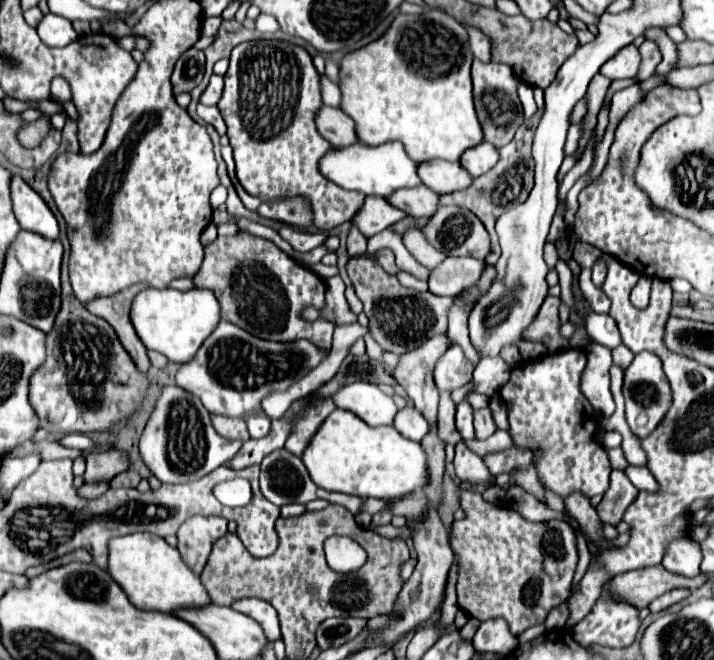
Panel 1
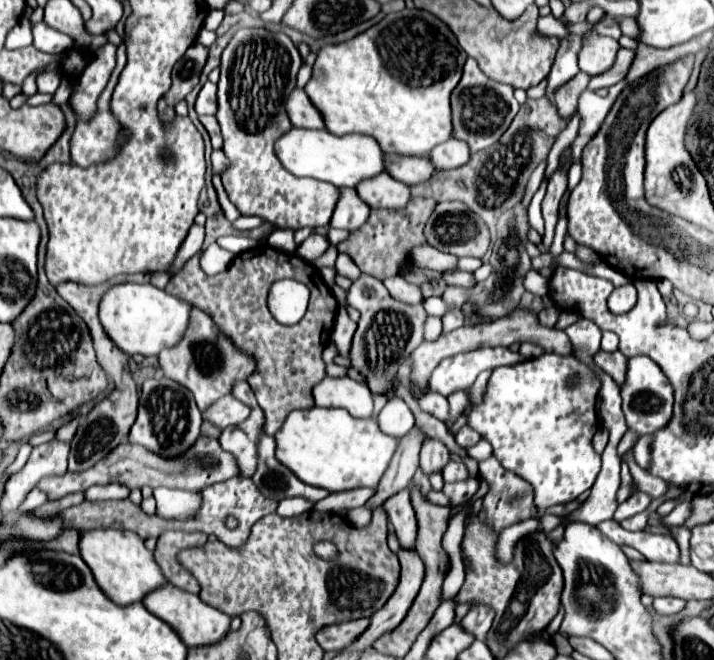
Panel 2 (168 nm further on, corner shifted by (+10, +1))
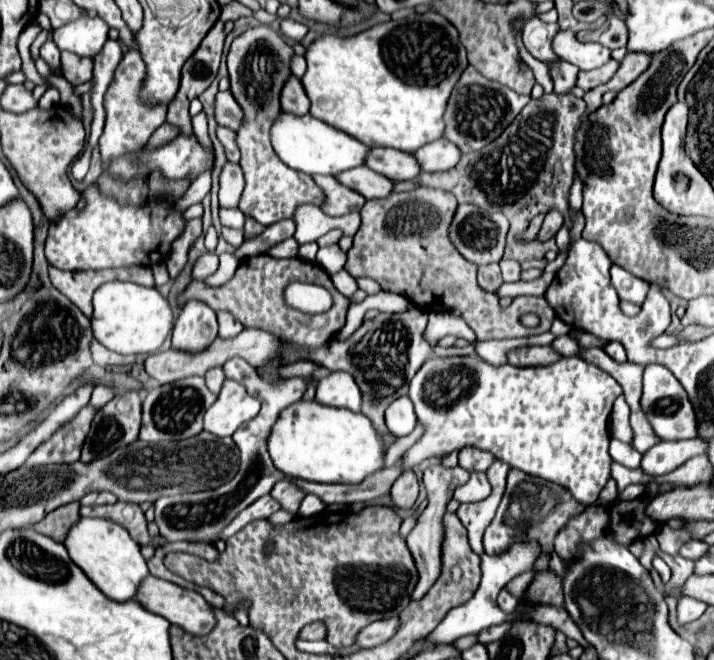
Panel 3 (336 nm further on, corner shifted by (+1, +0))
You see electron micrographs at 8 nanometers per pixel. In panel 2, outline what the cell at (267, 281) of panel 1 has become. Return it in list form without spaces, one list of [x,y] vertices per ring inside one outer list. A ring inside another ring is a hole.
[[[266,245],[264,249],[250,249],[246,255],[238,255],[238,265],[230,265],[224,273],[214,277],[200,269],[200,255],[196,253],[174,277],[170,277],[166,291],[184,299],[186,303],[202,309],[212,321],[228,333],[244,355],[256,359],[256,371],[248,377],[258,405],[266,413],[266,433],[274,435],[284,423],[286,415],[294,409],[308,409],[314,405],[312,387],[326,377],[326,365],[322,361],[322,349],[330,341],[338,303],[332,291],[324,285],[318,269],[292,253],[276,251]],[[246,257],[246,261],[242,261]],[[278,279],[296,279],[310,287],[310,305],[306,315],[296,325],[278,323],[268,311],[268,289]]]

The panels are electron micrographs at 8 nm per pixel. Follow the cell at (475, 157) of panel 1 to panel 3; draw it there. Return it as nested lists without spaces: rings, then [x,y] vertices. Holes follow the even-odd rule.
[[[441,138],[433,144],[427,144],[425,148],[419,148],[415,156],[425,172],[443,172],[457,166],[461,160],[461,150],[451,140]]]

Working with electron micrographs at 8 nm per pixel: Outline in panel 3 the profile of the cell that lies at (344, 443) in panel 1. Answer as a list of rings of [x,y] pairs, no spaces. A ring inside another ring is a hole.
[[[315,400],[295,402],[285,408],[269,436],[269,456],[285,476],[311,482],[359,484],[367,476],[383,470],[387,444],[381,440],[371,420],[347,408],[323,406]]]

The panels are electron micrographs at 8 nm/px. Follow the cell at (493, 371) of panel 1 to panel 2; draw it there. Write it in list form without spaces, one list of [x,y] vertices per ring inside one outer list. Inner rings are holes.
[[[456,391],[456,393],[452,393],[450,397],[448,397],[448,401],[450,401],[450,423],[448,423],[448,427],[460,417],[460,413],[464,411],[464,403],[466,403],[466,395],[462,393],[462,391]]]

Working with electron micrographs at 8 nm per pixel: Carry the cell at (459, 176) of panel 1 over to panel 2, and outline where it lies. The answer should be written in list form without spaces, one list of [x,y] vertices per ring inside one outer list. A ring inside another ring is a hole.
[[[384,155],[384,171],[406,185],[416,185],[432,177],[434,167],[426,157]]]

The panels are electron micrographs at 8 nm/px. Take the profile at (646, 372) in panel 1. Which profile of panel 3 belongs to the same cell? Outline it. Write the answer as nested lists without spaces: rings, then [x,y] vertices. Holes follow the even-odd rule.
[[[649,364],[643,372],[643,396],[641,396],[641,408],[653,426],[655,434],[661,440],[683,440],[683,438],[695,438],[697,436],[697,424],[695,424],[695,412],[687,398],[685,388],[681,382],[673,376],[673,372],[661,364]]]

